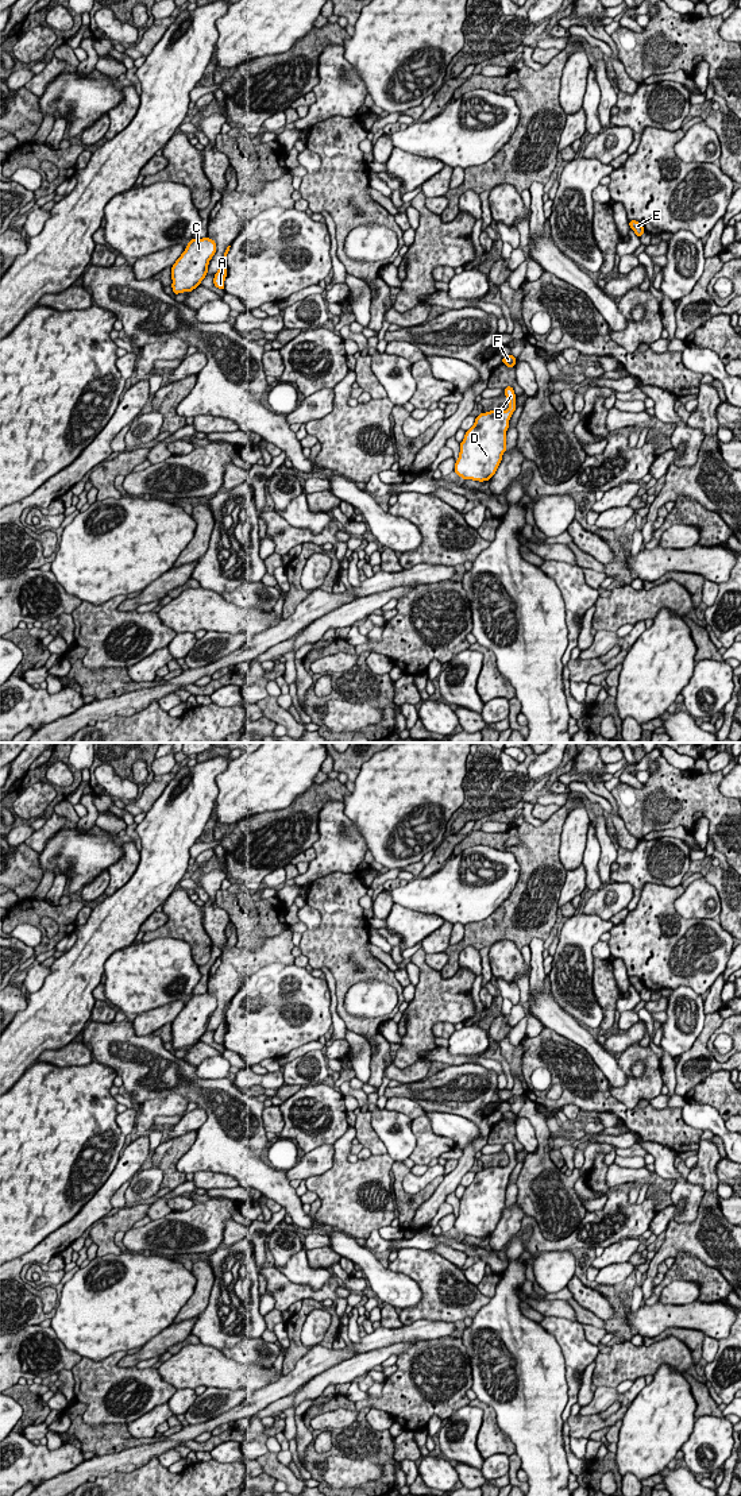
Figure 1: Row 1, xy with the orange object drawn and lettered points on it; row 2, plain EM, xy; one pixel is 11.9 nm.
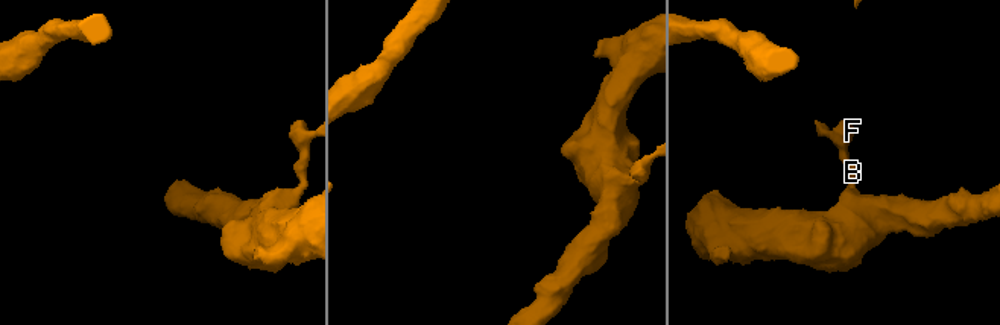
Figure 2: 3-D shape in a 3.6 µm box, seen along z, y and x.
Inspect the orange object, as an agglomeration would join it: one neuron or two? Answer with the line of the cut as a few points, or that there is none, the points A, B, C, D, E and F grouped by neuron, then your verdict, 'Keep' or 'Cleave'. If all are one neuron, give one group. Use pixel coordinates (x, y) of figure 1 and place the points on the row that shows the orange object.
No split. Groups: A B C D E F. Keep

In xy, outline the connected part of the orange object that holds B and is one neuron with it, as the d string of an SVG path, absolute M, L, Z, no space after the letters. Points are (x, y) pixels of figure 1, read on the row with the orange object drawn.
M512 386L505 388L505 396L509 400L506 410L481 413L466 432L454 469L463 479L483 482L495 474L506 451L509 420L517 408Z

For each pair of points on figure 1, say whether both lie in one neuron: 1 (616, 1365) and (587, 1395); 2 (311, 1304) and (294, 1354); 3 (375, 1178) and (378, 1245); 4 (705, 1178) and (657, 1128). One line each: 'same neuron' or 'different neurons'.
1: different neurons
2: same neuron
3: different neurons
4: different neurons

